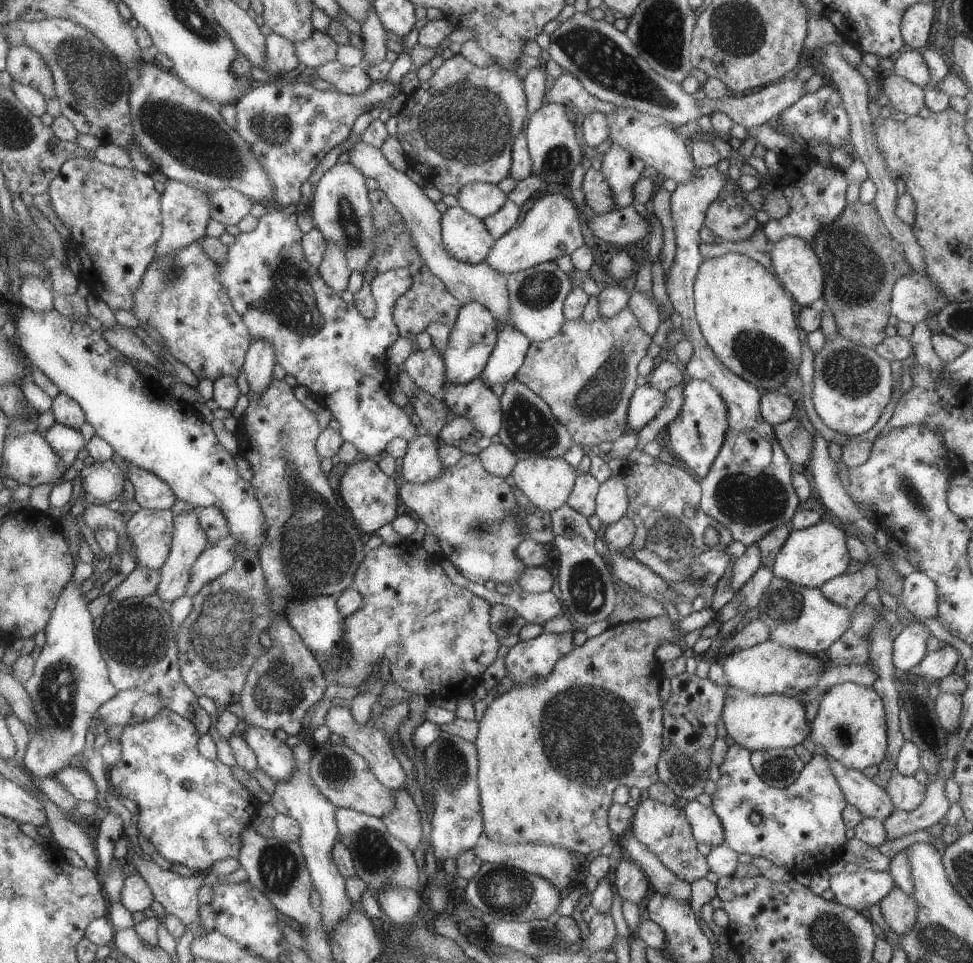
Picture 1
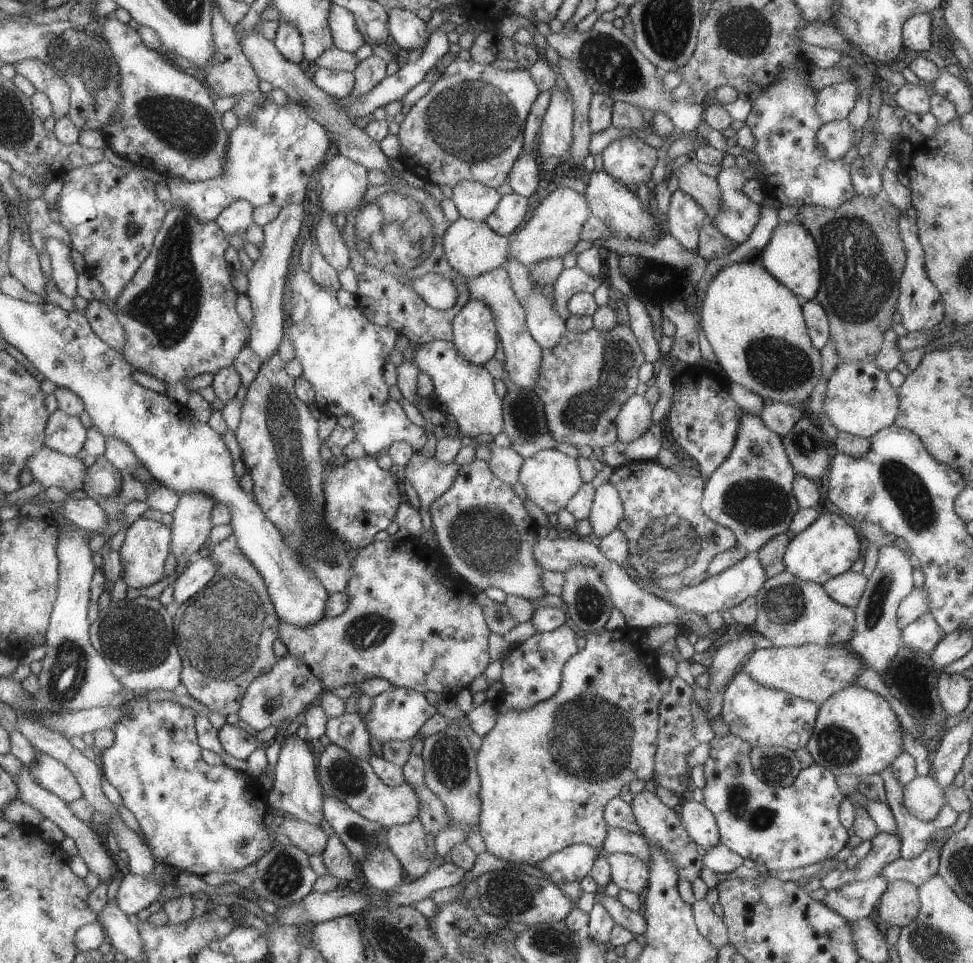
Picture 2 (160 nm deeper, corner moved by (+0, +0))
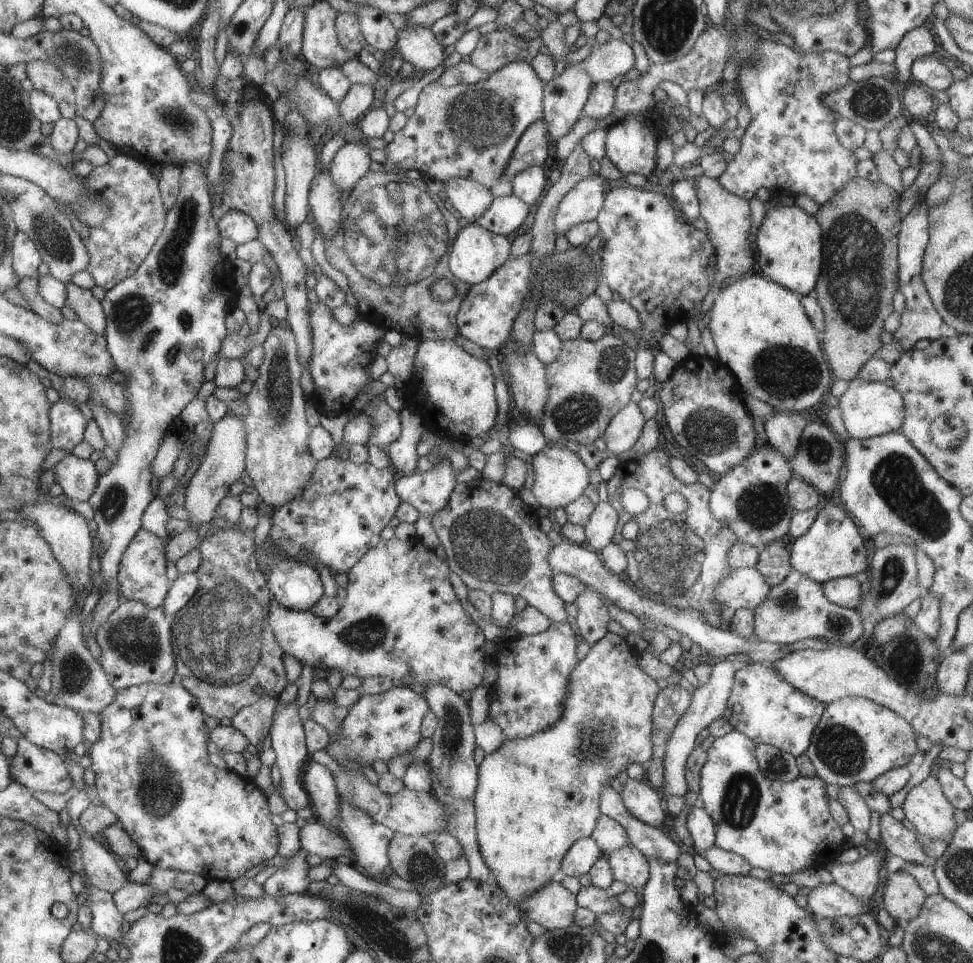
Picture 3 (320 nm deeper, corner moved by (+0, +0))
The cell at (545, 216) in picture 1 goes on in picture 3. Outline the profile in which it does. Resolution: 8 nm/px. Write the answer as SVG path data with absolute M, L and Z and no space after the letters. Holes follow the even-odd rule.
M599 175L583 178L563 195L554 214L555 235L563 235L570 227L594 221L602 209L605 179Z

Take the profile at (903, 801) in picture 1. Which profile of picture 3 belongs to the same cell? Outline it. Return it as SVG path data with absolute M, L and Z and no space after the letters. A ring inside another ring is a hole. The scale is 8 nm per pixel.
M933 772L906 793L900 807L904 812L904 818L911 822L917 833L925 835L930 839L945 841L948 844L957 826L953 819L955 809L947 798L945 798L939 781L936 779Z

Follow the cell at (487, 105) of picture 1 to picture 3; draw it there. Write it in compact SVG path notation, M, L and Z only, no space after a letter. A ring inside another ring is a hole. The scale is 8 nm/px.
M525 61L510 62L489 73L486 79L473 84L459 83L454 87L442 87L431 82L419 92L413 114L403 128L382 148L384 161L381 165L389 175L401 170L407 175L414 174L426 180L440 180L442 183L449 177L463 177L491 190L499 183L507 159L521 133L531 126L532 120L542 118L543 85L533 67Z

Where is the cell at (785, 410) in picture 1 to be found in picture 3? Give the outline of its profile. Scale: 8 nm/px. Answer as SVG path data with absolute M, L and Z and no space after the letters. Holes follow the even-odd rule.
M775 412L764 422L764 440L789 461L797 450L801 431L805 428L802 414Z

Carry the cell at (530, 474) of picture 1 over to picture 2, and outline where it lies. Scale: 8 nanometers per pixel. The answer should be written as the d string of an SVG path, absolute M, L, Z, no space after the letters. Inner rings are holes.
M543 449L527 457L518 472L518 481L523 486L527 498L533 501L548 515L565 508L567 501L581 486L577 461L556 449Z

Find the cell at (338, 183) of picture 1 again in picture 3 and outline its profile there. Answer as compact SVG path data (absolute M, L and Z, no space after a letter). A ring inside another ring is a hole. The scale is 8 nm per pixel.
M347 143L334 153L330 161L329 176L338 186L340 192L345 188L352 188L354 182L369 171L368 148L357 143Z

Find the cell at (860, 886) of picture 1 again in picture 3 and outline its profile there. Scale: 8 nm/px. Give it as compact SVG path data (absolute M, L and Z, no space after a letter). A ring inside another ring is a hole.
M831 882L810 889L806 895L806 906L815 917L834 919L866 912L867 901L860 903L852 894Z

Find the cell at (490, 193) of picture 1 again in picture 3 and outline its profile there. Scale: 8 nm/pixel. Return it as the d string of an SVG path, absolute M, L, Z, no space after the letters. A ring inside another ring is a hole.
M449 177L444 183L446 198L466 220L475 220L492 201L493 192L478 182L463 177Z

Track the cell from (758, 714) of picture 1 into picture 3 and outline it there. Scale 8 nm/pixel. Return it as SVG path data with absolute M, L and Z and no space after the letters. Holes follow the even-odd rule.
M750 662L735 671L726 707L731 712L728 722L733 730L744 734L756 745L771 745L796 758L806 752L824 705L794 689L769 664Z

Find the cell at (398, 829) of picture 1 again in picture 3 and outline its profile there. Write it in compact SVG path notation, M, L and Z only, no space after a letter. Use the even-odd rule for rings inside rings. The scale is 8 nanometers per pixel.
M393 833L387 847L388 870L413 884L421 896L446 884L442 862L433 845L423 835Z

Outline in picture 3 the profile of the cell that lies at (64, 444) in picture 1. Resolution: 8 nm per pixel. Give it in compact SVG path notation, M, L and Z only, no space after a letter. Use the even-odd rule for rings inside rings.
M56 401L48 410L50 420L50 441L54 448L71 449L83 440L86 425L83 414L69 402Z

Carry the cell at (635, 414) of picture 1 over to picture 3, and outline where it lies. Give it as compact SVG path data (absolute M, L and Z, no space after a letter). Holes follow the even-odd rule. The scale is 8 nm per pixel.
M630 402L624 406L610 420L601 436L606 449L615 457L629 450L645 421L636 404Z

